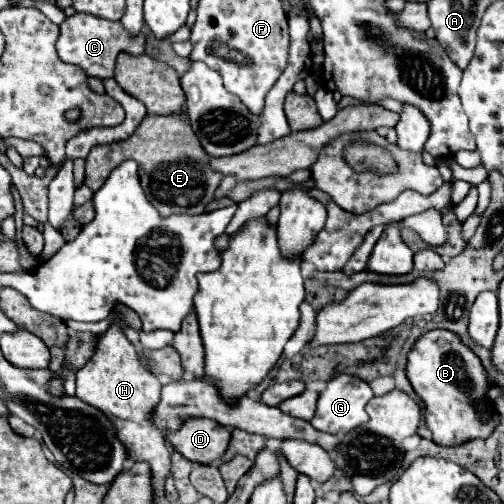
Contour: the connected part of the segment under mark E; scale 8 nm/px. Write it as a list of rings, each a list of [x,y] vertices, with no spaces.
[[[146,115],[138,125],[136,133],[128,137],[128,141],[114,145],[98,145],[86,157],[86,179],[84,185],[94,193],[104,185],[112,169],[116,169],[122,161],[134,159],[138,163],[138,175],[142,189],[148,201],[162,215],[200,215],[206,205],[214,199],[214,191],[218,189],[222,177],[220,173],[212,173],[208,169],[208,153],[204,153],[198,137],[192,133],[190,125],[184,123],[184,117],[164,117],[164,115]]]

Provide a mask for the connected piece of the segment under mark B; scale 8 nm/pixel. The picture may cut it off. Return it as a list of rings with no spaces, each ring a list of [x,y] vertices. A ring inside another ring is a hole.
[[[432,329],[420,335],[408,353],[406,377],[424,403],[426,427],[438,445],[462,445],[476,437],[486,439],[498,425],[488,399],[486,371],[480,359],[452,331]]]

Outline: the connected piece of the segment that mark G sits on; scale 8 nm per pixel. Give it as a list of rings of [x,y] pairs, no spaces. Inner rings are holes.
[[[336,375],[334,379],[328,381],[328,387],[318,395],[318,407],[316,407],[316,415],[310,419],[310,423],[314,425],[314,429],[324,431],[324,433],[332,433],[332,435],[344,435],[348,431],[352,431],[356,425],[368,421],[368,413],[364,411],[366,403],[372,399],[372,389],[366,381],[362,381],[360,377],[352,377],[352,375]]]

